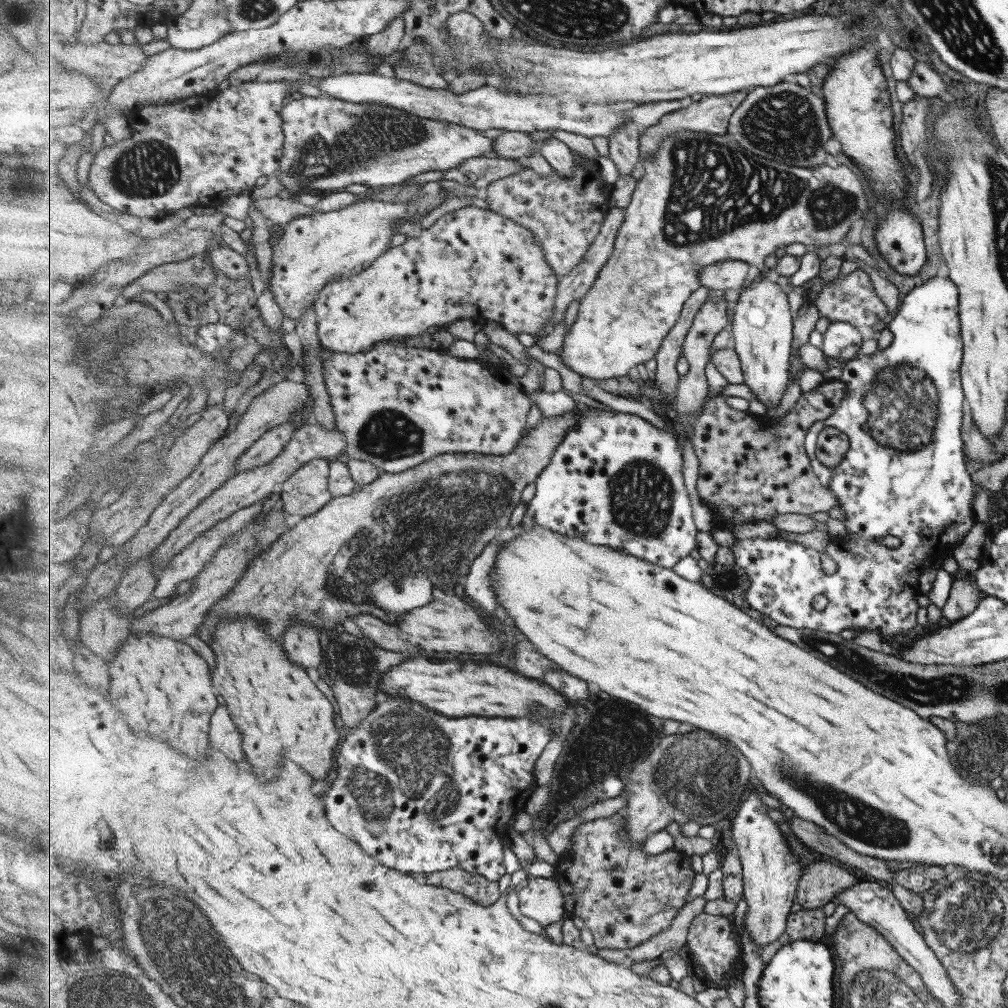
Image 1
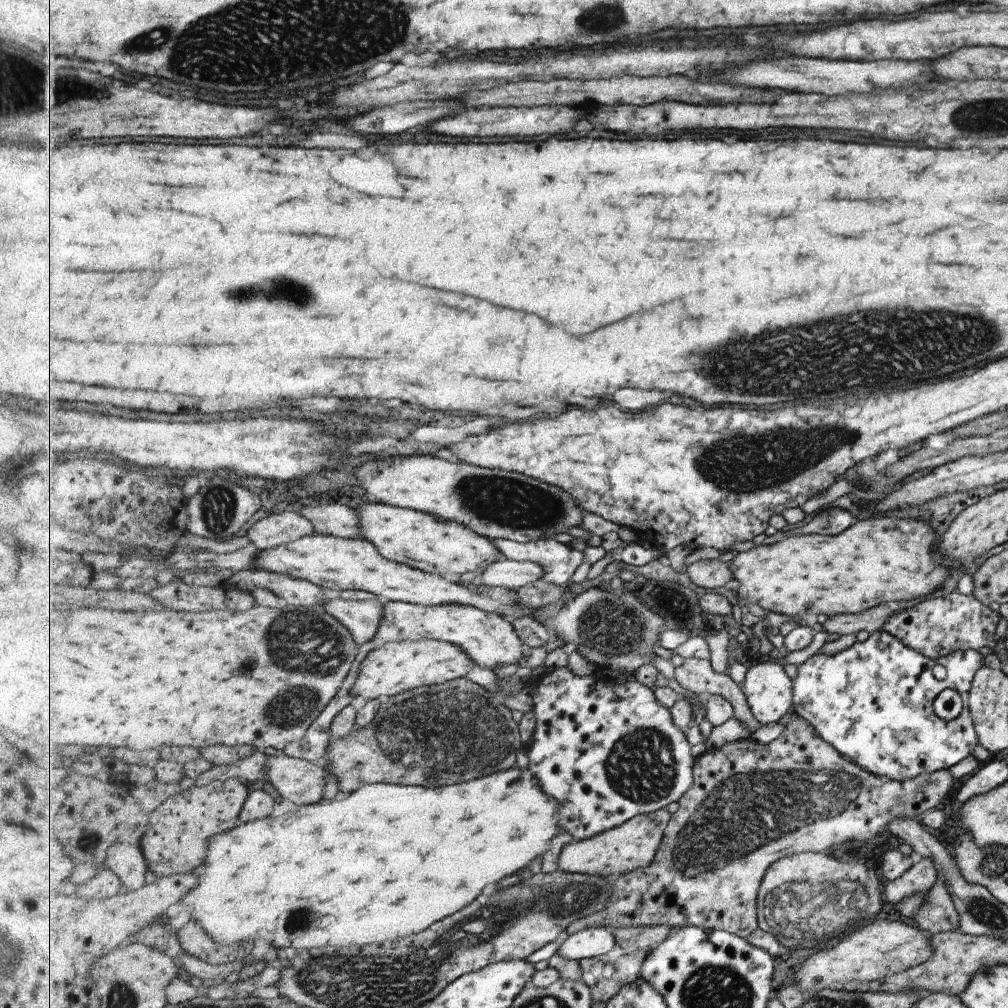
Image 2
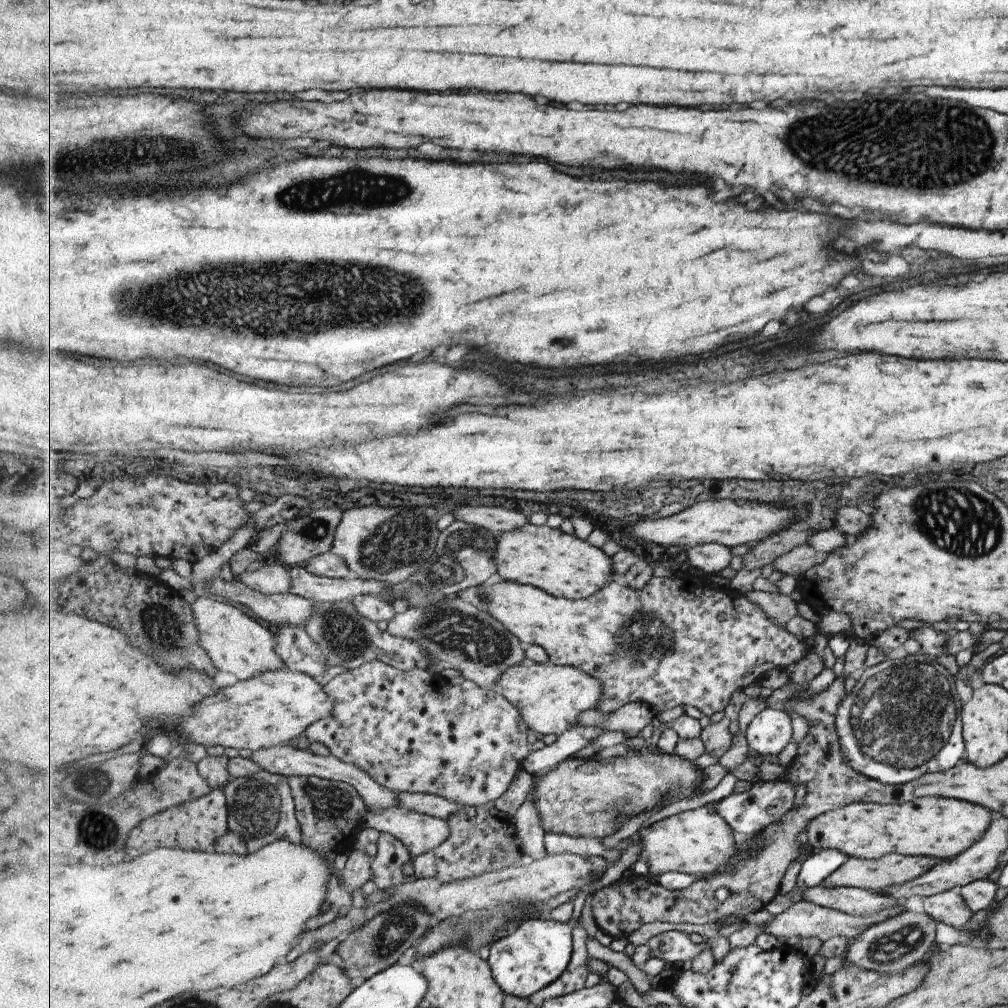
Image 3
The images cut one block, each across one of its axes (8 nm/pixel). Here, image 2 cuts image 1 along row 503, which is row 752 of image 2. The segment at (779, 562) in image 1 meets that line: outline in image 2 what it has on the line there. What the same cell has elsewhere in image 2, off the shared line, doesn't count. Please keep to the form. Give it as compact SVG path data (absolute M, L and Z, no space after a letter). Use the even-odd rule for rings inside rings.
M859 630L849 648L833 656L817 652L797 667L793 712L805 718L821 739L864 771L878 777L887 776L891 780L907 780L947 769L971 755L976 734L966 700L973 675L981 666L983 656L976 651L951 652L931 660L911 648L905 648L886 632L873 631L869 635L865 630ZM933 666L943 666L945 677L937 680L931 672ZM945 688L955 690L963 702L959 716L951 720L943 720L933 712L933 699Z

